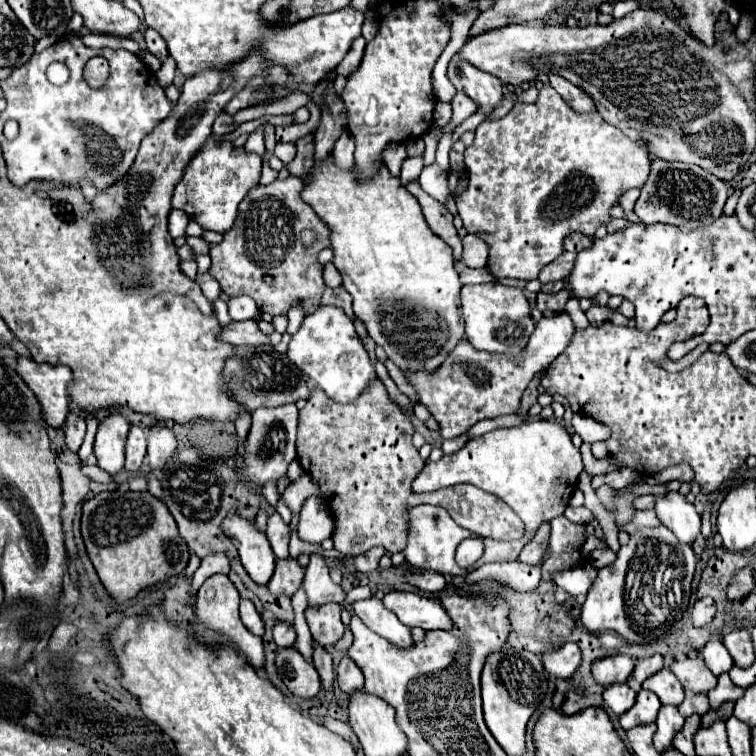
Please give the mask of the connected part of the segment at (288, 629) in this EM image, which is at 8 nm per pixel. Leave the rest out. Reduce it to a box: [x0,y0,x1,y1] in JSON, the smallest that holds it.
[274,621,296,647]

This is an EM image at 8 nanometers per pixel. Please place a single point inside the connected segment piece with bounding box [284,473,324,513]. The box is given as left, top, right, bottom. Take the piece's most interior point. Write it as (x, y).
(296, 493)

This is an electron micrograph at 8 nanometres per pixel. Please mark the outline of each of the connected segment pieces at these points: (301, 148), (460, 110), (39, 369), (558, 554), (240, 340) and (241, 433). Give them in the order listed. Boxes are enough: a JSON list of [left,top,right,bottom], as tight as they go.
[[286,135,314,177],[452,93,478,125],[16,357,72,427],[542,515,606,581],[220,321,268,347],[234,411,252,441]]

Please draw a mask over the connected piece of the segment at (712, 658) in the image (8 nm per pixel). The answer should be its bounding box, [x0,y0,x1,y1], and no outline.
[702,639,734,677]

